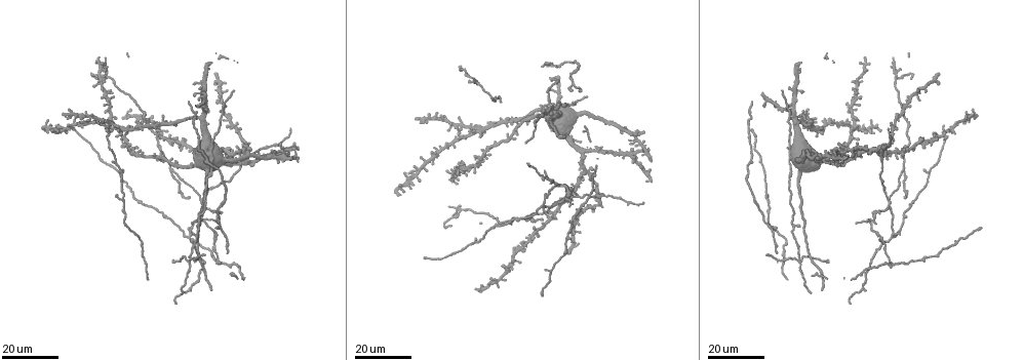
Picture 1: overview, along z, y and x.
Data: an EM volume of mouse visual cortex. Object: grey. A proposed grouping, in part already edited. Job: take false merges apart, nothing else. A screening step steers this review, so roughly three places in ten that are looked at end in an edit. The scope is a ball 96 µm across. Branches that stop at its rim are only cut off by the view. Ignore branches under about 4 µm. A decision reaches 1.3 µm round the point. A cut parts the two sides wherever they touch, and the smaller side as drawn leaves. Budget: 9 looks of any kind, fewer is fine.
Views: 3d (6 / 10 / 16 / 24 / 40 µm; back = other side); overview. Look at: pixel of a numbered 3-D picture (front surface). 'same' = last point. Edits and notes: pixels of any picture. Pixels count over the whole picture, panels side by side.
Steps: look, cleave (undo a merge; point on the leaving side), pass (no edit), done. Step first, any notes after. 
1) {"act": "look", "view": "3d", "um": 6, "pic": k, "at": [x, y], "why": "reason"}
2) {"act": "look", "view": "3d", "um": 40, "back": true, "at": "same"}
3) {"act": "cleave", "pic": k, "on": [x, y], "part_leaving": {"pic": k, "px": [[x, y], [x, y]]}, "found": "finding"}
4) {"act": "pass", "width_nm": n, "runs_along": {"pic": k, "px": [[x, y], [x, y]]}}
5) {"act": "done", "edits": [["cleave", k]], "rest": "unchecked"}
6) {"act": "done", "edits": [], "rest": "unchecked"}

{"act": "look", "view": "3d", "um": 16, "pic": 1, "at": [542, 112], "why": "arms part here"}

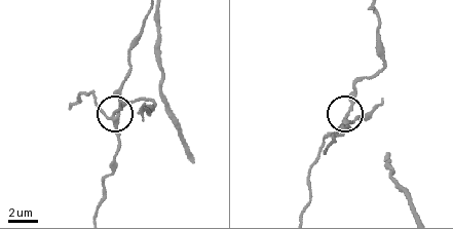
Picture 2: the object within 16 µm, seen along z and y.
{"act": "look", "view": "3d", "um": 10, "pic": 2, "at": [115, 110], "why": "closer look"}

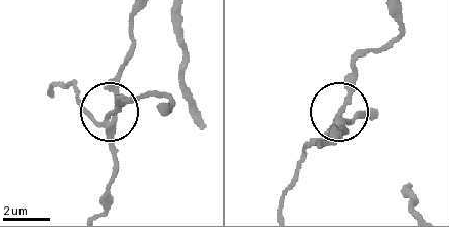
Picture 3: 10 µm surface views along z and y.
{"act": "cleave", "pic": 3, "on": [80, 106], "part_leaving": {"pic": 3, "px": [[110, 119], [137, 98], [164, 98], [166, 104]]}, "found": "a second neuron is stuck on"}

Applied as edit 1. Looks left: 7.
{"act": "look", "view": "3d", "um": 24, "pic": 1, "at": [187, 236], "why": "a fork"}

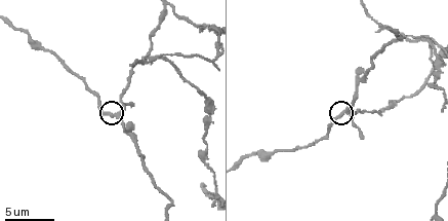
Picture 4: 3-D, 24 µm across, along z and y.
{"act": "look", "view": "3d", "um": 10, "pic": 4, "at": [113, 114], "why": "closer look"}

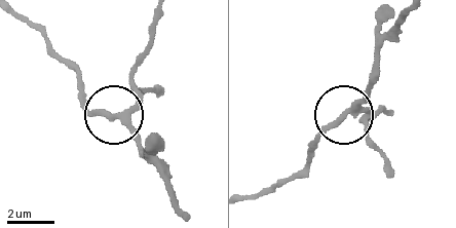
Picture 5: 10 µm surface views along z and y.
{"act": "pass", "width_nm": 240, "found": "continuous, no second neuron"}

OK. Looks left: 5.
{"act": "look", "view": "3d", "um": 24, "pic": 1, "at": [586, 174], "why": "four arms meet"}

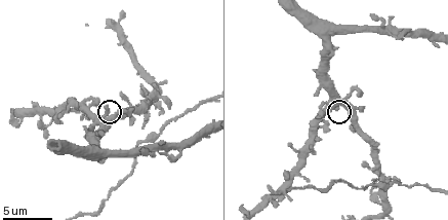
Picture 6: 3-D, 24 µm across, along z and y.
{"act": "look", "view": "3d", "um": 6, "pic": 6, "at": [112, 116]}

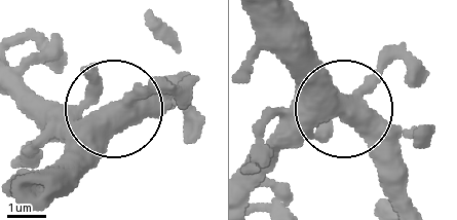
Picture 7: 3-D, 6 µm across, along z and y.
{"act": "look", "view": "3d", "um": 6, "back": true, "pic": 7, "at": [345, 118], "why": "other side"}

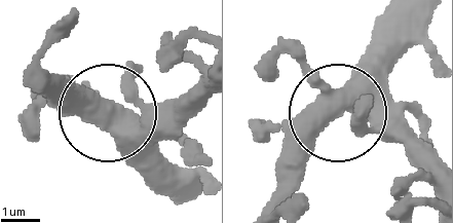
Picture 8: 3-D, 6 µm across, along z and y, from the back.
{"act": "pass", "found": "continuous, no second neuron"}

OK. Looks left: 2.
{"act": "look", "view": "3d", "um": 10, "pic": 6, "at": [168, 122]}

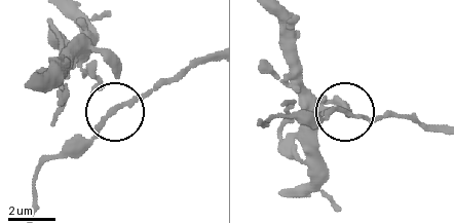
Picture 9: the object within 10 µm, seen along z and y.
{"act": "pass", "arms": 3, "found": "all the same neuron"}

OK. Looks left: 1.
{"act": "done", "edits": [["cleave", 3]], "rest": "unchecked"}

